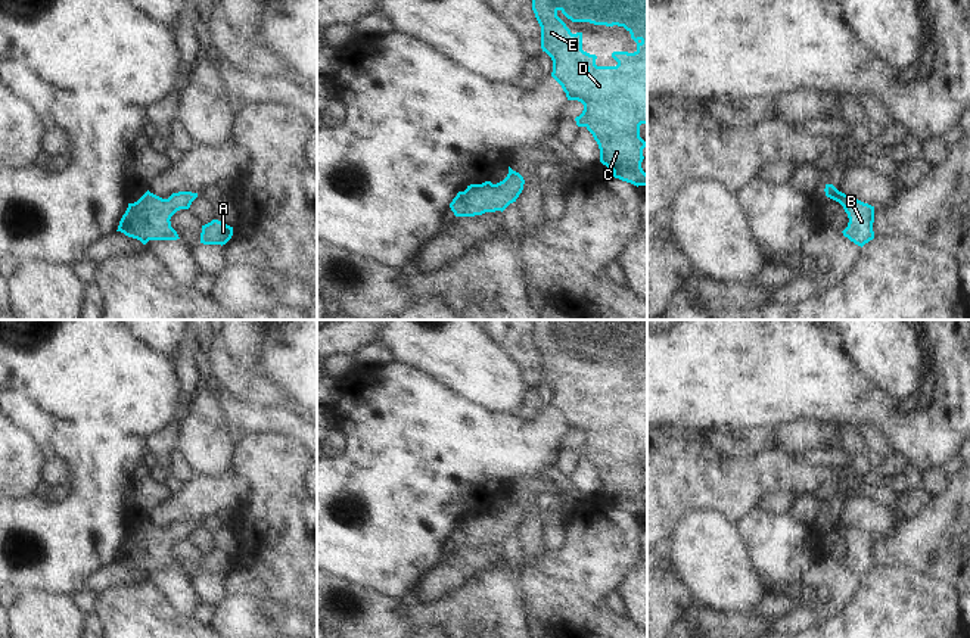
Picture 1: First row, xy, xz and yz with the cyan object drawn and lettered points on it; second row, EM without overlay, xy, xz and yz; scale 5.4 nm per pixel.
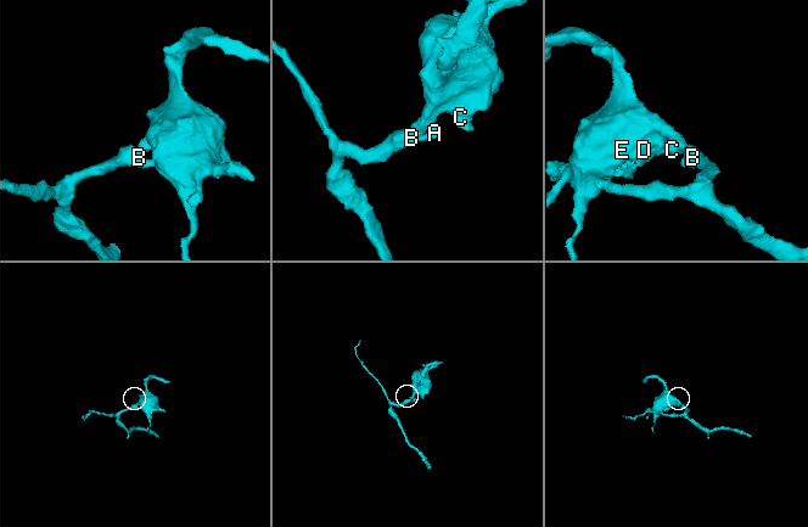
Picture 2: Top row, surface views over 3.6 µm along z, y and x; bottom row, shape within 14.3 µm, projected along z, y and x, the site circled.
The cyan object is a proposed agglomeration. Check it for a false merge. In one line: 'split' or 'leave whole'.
leave whole

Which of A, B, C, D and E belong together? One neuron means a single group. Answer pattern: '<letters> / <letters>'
A B C D E

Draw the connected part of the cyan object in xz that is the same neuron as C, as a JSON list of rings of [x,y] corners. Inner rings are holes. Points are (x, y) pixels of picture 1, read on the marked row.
[[[532,0],[532,10],[541,27],[541,49],[553,60],[551,77],[562,85],[568,100],[578,100],[584,111],[575,118],[578,127],[585,127],[600,149],[600,162],[613,171],[613,177],[634,186],[647,186],[647,174],[641,168],[643,149],[647,143],[640,137],[640,125],[647,124],[647,0]],[[562,12],[572,22],[624,27],[637,43],[634,53],[613,52],[616,66],[597,66],[596,55],[582,50],[582,32],[572,34],[557,16]]]

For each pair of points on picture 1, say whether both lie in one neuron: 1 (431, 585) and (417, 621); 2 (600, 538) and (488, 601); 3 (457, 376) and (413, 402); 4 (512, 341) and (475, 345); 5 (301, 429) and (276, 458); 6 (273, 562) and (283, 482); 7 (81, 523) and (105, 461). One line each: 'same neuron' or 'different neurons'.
1: different neurons
2: same neuron
3: different neurons
4: different neurons
5: different neurons
6: same neuron
7: same neuron

